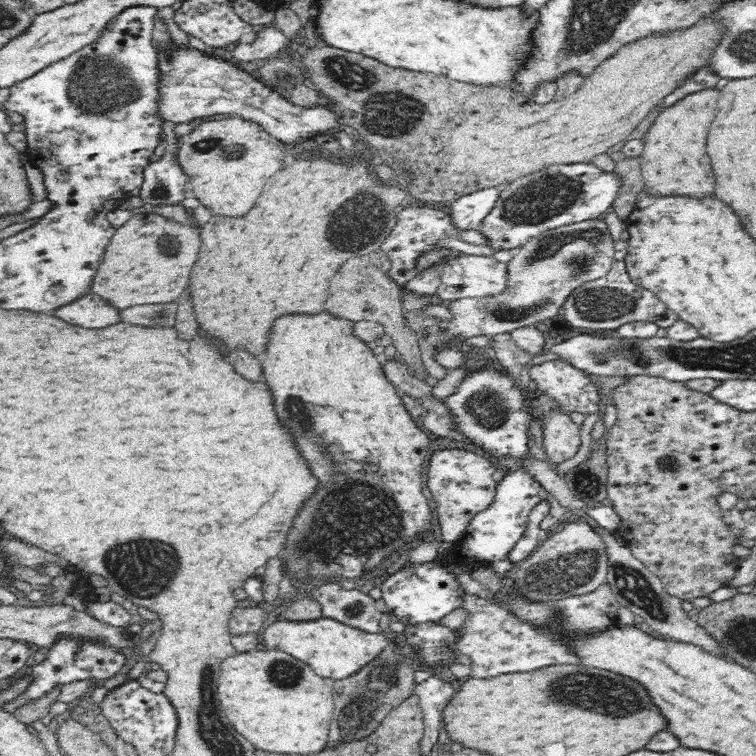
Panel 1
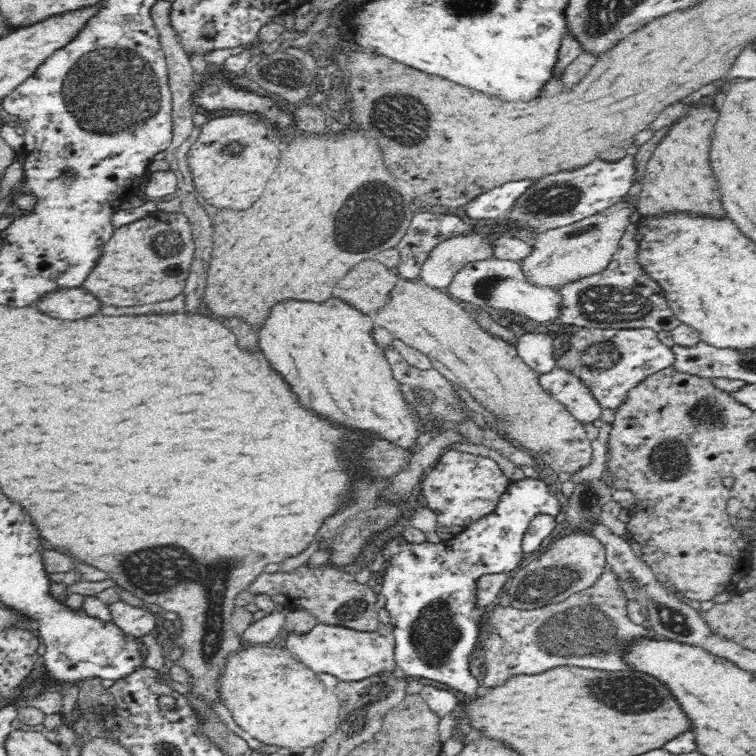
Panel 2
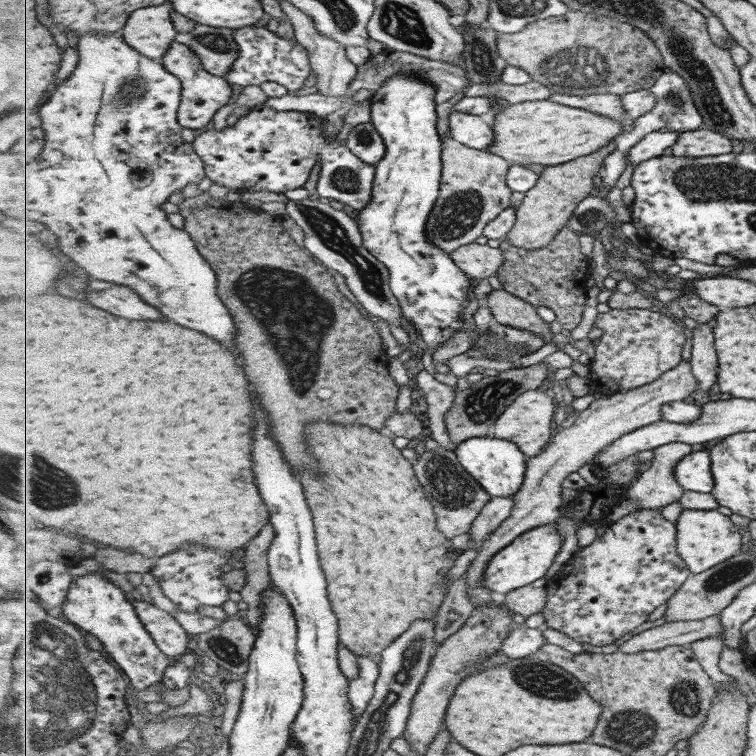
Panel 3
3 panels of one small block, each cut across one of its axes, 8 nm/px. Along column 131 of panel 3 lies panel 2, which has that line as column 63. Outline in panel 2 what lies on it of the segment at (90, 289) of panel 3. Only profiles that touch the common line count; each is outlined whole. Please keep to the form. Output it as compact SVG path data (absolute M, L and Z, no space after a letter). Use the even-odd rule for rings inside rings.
M56 288L36 302L38 310L62 320L78 320L98 312L100 302L84 288Z

